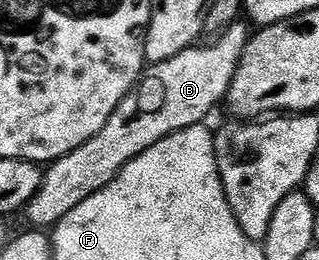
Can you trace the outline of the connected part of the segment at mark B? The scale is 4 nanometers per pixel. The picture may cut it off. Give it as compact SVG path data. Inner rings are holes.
M237 20L223 27L221 34L224 35L209 46L193 44L170 60L149 65L135 88L120 101L102 129L86 140L86 144L74 148L74 152L62 156L43 171L38 192L26 207L28 226L55 227L71 210L78 208L82 200L106 188L106 184L116 178L121 168L158 144L158 140L179 130L201 125L205 121L204 117L220 101L223 103L227 99L228 89L240 66L240 58L248 47L250 30L242 23Z

